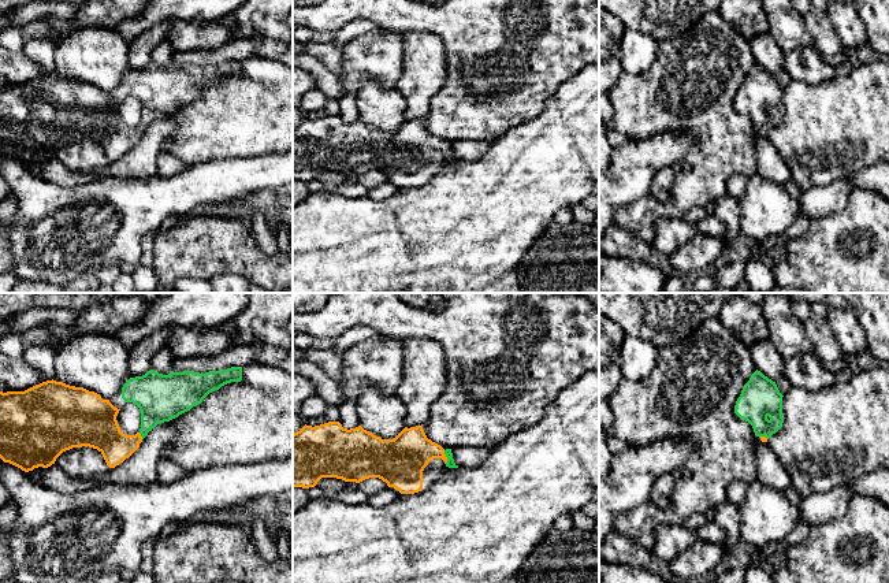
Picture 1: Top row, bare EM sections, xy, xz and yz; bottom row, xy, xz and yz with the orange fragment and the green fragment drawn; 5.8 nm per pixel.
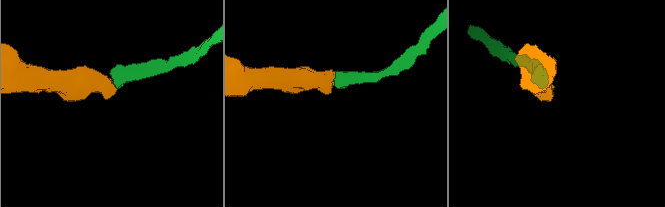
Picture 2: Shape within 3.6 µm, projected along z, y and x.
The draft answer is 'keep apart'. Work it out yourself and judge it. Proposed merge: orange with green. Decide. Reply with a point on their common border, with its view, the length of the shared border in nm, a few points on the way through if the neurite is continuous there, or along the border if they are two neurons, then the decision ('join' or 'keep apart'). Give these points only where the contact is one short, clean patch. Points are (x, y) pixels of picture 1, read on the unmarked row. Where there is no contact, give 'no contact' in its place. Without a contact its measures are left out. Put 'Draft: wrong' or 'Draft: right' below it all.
meets orange in xz at (446, 151); contact 80 nm long; runs through xz (404, 152), (412, 147), (446, 151), (450, 156); join
Draft: wrong

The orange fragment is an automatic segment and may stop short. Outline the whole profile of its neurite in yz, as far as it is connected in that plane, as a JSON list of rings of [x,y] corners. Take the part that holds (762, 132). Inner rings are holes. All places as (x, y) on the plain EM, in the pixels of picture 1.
[[[756,63],[744,78],[734,107],[752,119],[762,135],[767,135],[782,120],[782,90],[775,75]]]

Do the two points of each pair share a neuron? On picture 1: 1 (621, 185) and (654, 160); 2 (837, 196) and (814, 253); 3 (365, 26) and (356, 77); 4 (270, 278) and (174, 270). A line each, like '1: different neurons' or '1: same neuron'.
1: same neuron
2: different neurons
3: different neurons
4: same neuron

